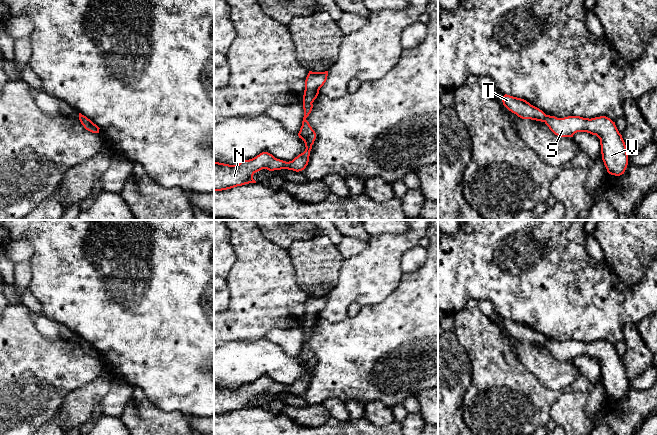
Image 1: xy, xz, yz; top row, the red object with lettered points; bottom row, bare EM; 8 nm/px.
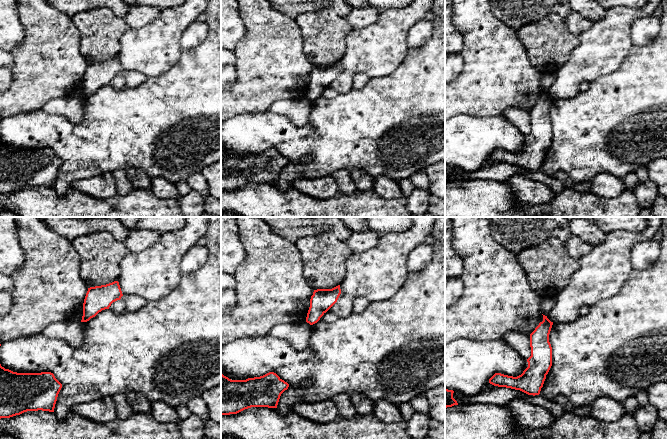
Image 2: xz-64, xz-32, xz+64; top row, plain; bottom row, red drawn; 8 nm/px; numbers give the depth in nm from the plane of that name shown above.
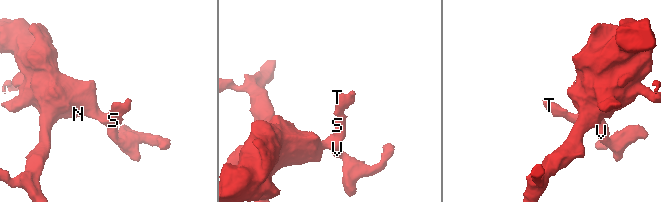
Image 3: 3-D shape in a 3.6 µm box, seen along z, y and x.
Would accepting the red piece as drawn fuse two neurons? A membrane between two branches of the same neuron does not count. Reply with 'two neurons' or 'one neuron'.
one neuron

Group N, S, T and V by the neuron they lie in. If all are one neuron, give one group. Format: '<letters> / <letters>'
N S T V

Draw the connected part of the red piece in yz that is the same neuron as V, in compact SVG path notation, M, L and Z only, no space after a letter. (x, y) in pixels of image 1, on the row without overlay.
M507 318L503 320L502 326L509 335L522 343L544 346L559 361L573 361L577 356L596 359L600 363L602 384L607 396L615 400L624 398L628 389L626 369L615 346L610 342L606 340L591 343L580 340L557 342L546 339L524 323Z

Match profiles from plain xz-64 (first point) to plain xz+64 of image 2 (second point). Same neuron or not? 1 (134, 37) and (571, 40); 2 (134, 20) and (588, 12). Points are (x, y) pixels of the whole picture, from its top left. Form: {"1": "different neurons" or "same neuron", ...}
{"1": "different neurons", "2": "different neurons"}

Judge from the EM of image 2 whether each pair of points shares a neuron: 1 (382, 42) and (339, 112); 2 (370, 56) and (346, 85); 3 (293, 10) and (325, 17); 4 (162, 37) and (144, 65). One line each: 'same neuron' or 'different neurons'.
1: different neurons
2: same neuron
3: different neurons
4: same neuron

